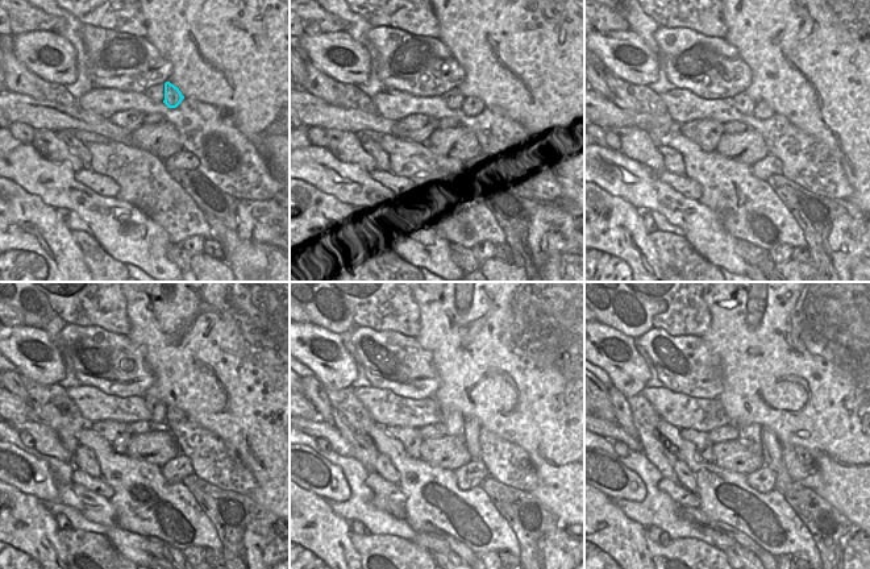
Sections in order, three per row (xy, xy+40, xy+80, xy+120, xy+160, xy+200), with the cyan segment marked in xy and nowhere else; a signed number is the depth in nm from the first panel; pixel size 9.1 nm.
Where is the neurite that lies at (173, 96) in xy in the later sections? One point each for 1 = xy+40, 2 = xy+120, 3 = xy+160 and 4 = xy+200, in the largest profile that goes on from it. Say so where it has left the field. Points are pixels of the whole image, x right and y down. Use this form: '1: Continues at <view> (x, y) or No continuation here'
1: Continues at xy+40 (471, 107)
2: Continues at xy+120 (174, 415)
3: Continues at xy+160 (471, 428)
4: Continues at xy+200 (773, 457).

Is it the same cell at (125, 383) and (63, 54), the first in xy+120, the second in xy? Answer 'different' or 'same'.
different

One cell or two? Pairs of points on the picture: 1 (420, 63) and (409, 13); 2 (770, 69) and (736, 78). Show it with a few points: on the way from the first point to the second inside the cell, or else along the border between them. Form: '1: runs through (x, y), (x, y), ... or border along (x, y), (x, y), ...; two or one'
1: border along (384, 25), (437, 38); two
2: border along (736, 48), (752, 74), (752, 83), (745, 90); two

